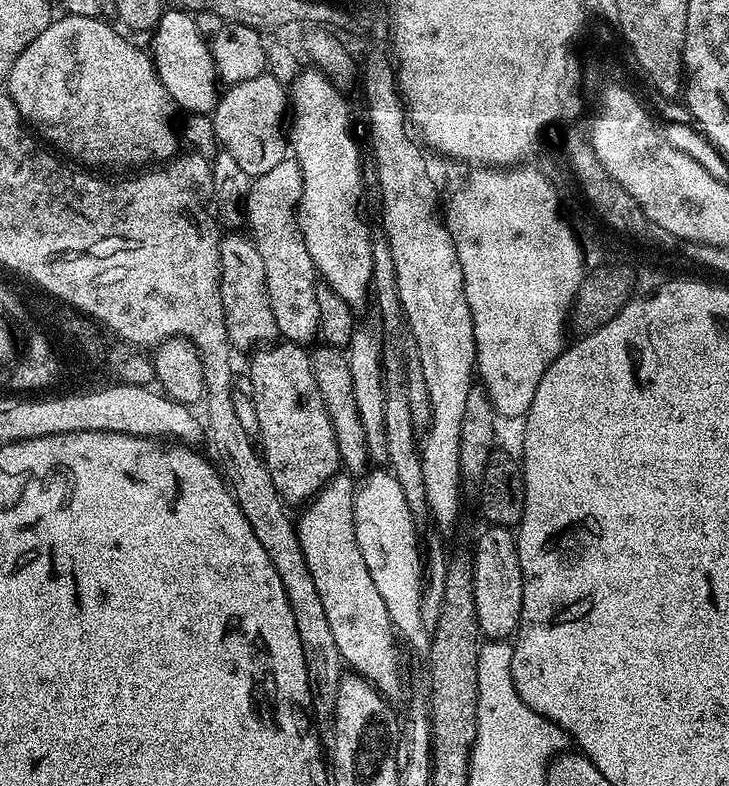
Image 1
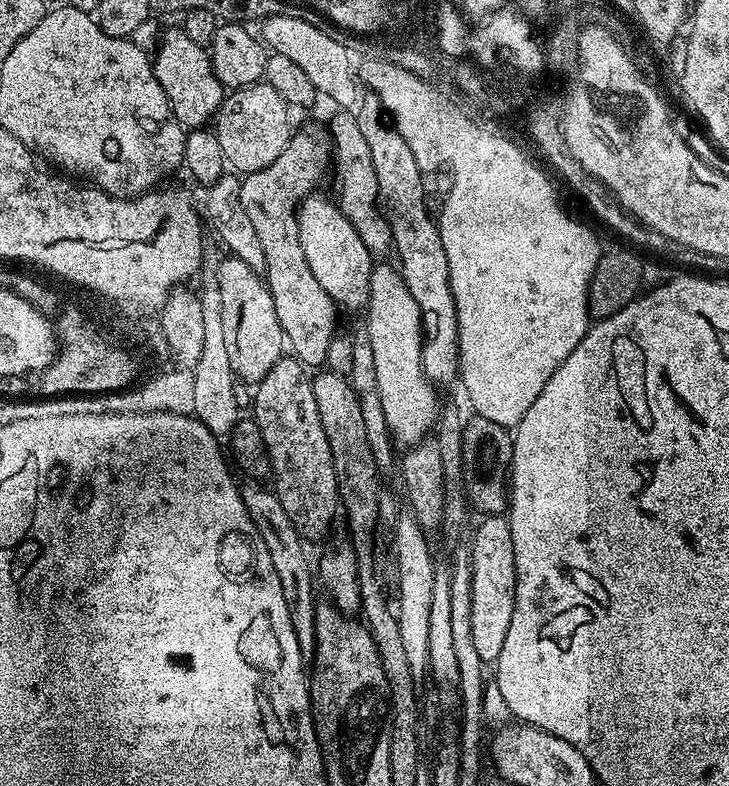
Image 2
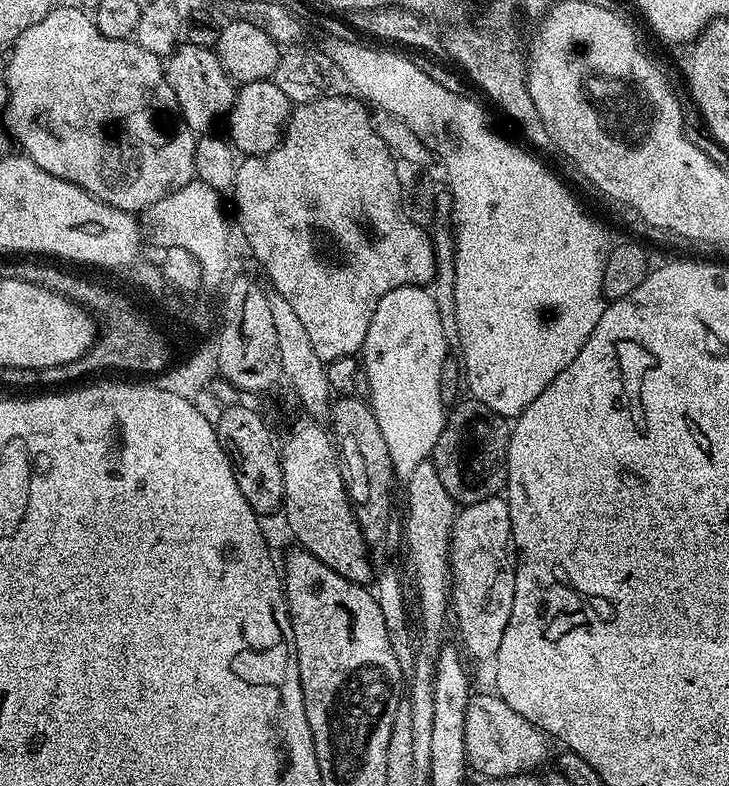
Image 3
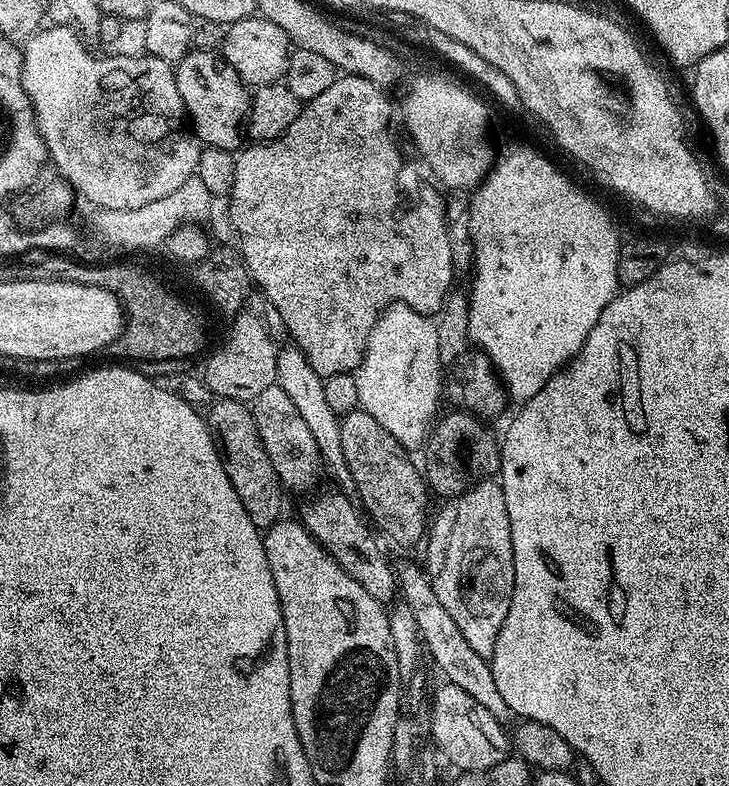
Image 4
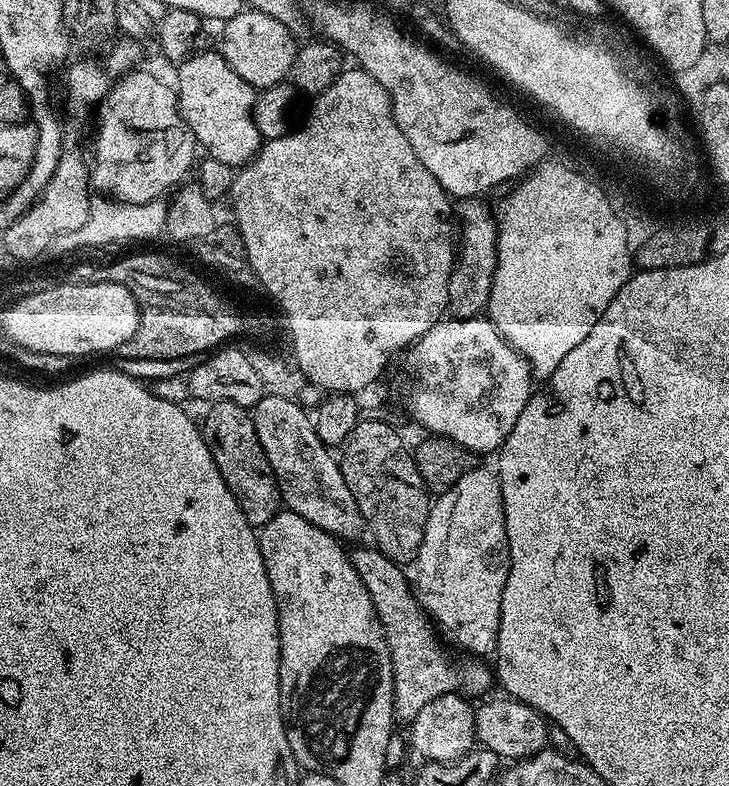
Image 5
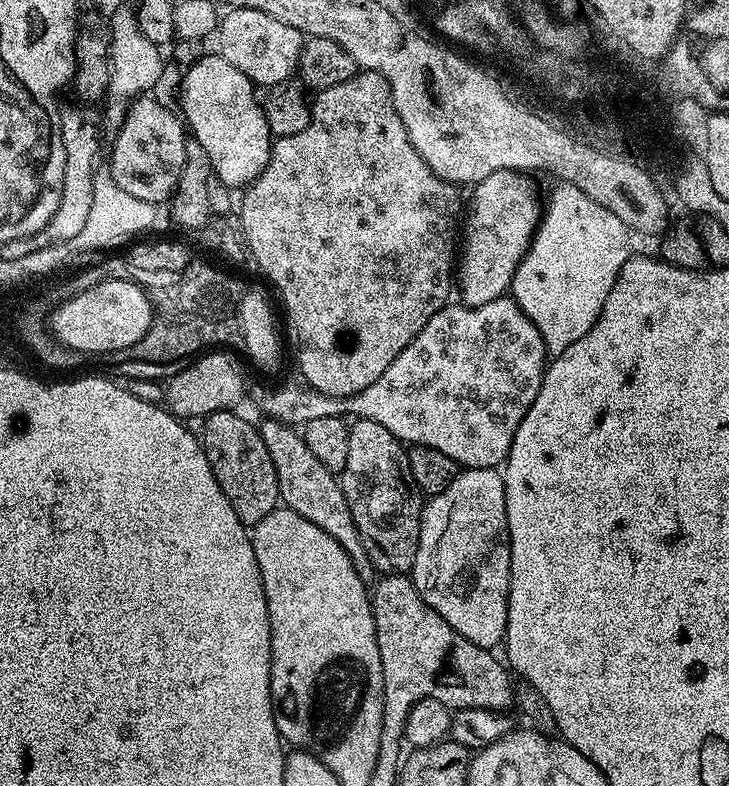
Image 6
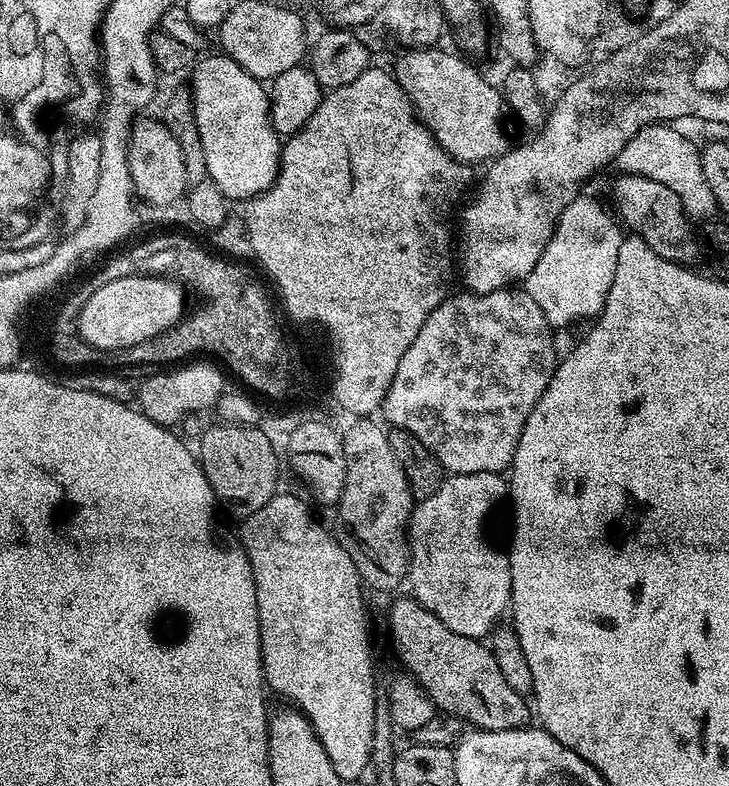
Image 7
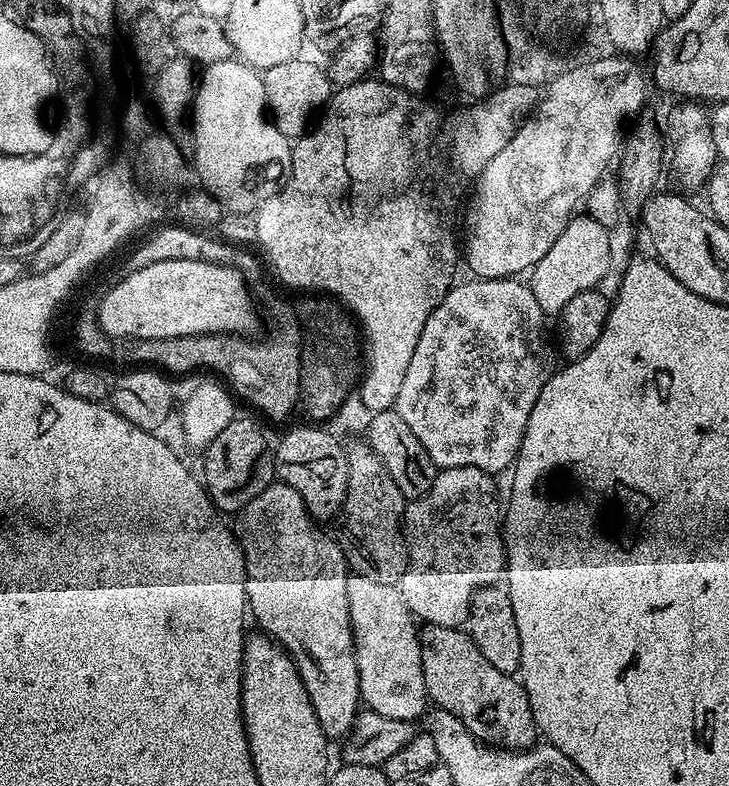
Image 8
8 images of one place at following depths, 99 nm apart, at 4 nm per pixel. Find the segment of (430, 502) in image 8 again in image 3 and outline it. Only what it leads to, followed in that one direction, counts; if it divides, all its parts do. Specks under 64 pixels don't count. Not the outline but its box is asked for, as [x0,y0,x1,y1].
[448,496,516,661]

